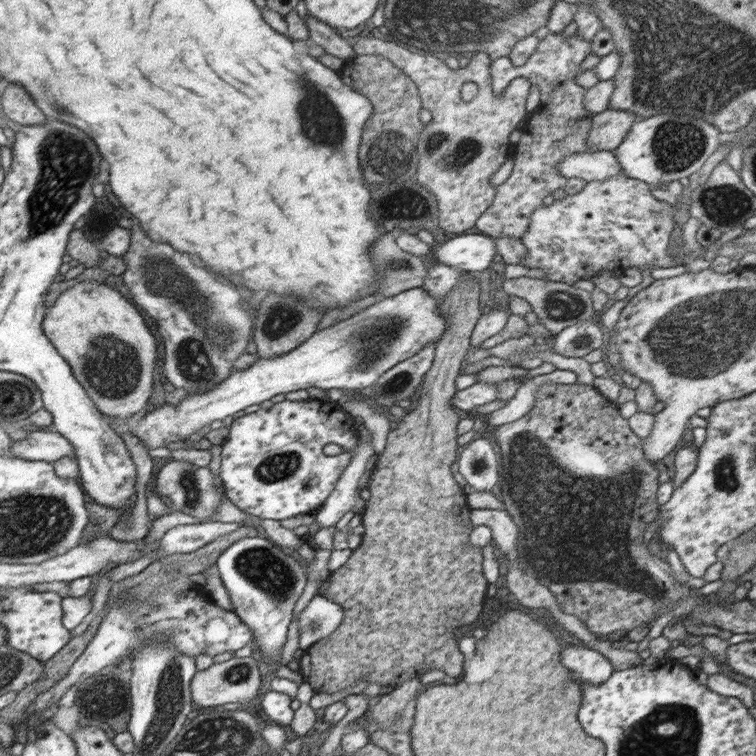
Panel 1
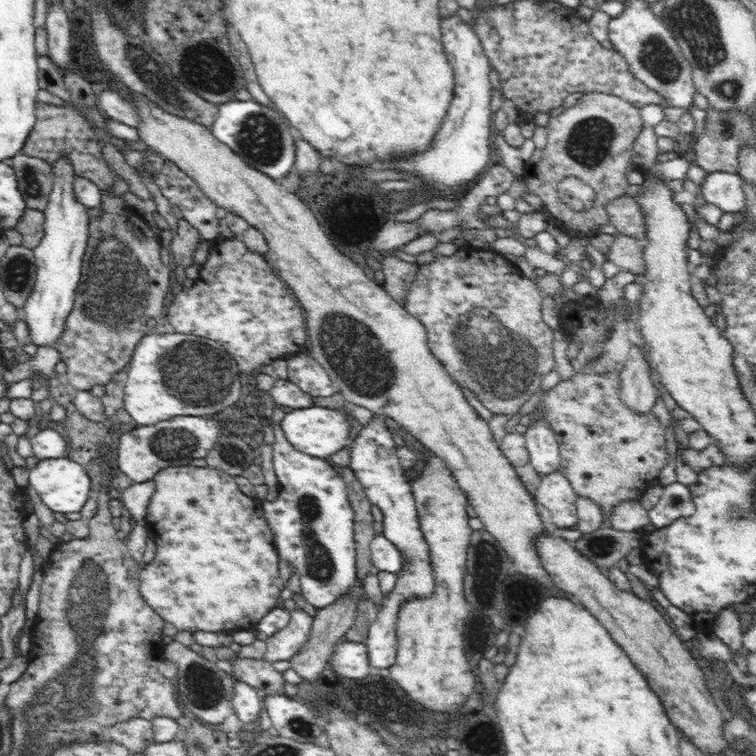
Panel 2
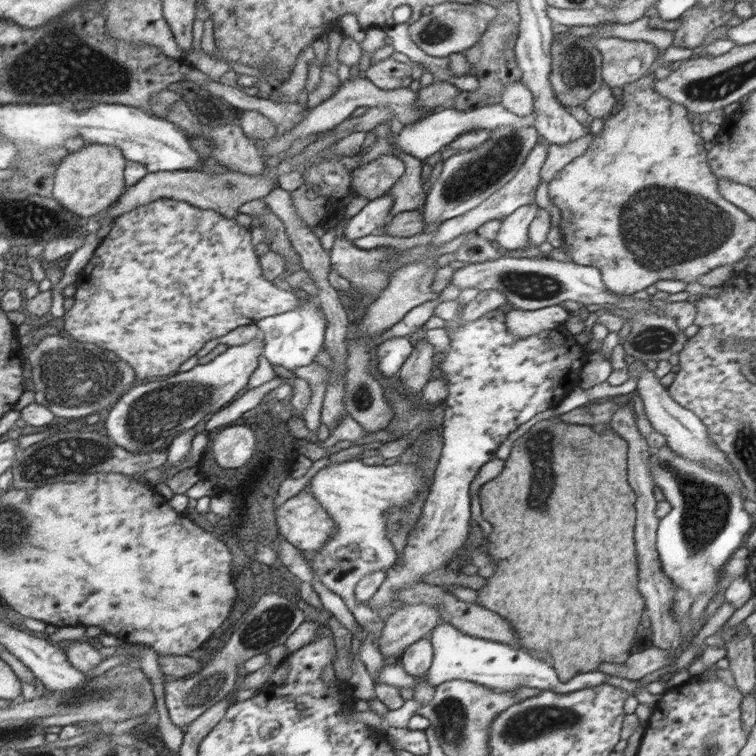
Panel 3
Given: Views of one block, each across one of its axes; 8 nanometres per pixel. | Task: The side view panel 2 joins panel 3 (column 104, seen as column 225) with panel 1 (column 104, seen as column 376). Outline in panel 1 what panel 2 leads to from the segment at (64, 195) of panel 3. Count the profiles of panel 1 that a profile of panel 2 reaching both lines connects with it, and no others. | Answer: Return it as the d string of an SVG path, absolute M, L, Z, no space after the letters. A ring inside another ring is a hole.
M82 281L64 291L52 305L43 321L43 330L68 363L74 367L76 378L87 389L100 411L117 421L130 418L144 410L154 384L156 340L142 314L115 289L112 281Z

